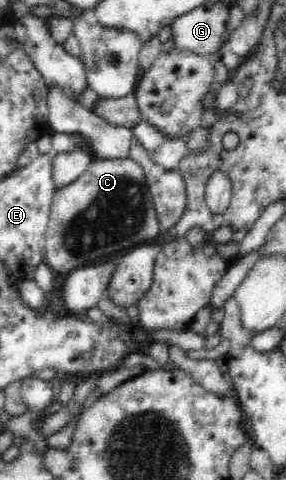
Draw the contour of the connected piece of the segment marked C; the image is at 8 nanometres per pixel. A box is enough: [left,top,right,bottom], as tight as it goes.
[45,156,163,273]

